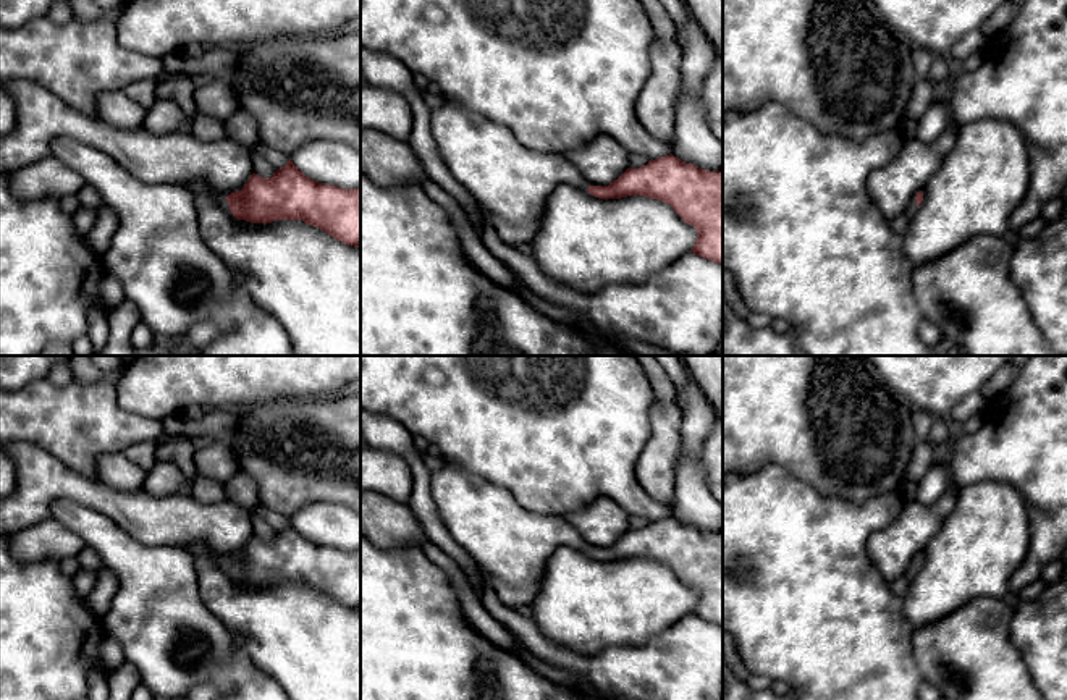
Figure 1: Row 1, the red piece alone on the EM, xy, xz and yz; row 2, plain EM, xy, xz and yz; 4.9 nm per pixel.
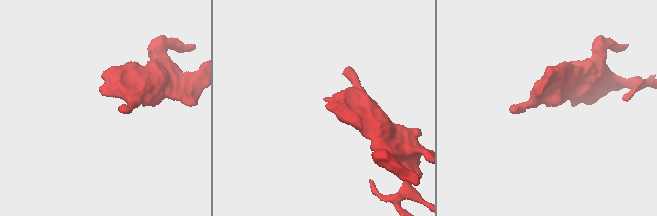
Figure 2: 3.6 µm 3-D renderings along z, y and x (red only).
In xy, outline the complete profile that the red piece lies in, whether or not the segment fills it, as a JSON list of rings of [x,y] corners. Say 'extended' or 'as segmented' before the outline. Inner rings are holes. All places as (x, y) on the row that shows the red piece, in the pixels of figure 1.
extended; [[[291,158],[272,178],[252,173],[241,191],[226,197],[218,194],[215,200],[238,220],[302,220],[348,246],[361,246],[361,188],[343,189],[317,183]]]

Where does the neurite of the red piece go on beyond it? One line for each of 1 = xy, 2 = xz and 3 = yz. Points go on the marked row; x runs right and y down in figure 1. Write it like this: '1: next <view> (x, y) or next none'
1: next xy (220, 199)
2: next none
3: next yz (912, 206)

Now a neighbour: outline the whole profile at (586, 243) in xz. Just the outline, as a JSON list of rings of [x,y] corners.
[[[559,184],[546,204],[530,259],[550,280],[579,293],[640,283],[692,251],[697,230],[658,199],[598,199]]]

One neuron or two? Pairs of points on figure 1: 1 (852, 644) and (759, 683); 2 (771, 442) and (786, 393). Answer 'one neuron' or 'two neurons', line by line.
1: two neurons
2: one neuron

